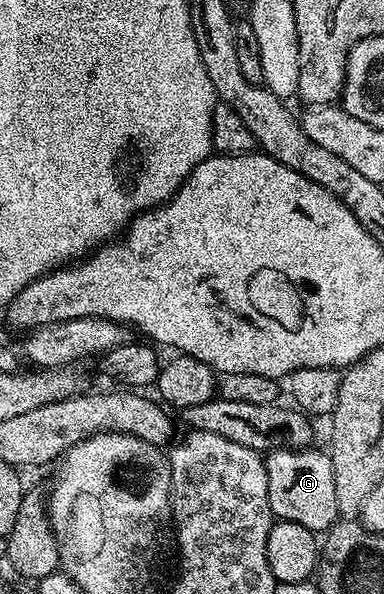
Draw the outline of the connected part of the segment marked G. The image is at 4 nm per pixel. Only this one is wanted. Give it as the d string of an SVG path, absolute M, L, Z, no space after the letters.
M316 446L278 448L275 452L267 453L264 465L270 510L276 520L298 522L298 526L306 526L306 530L324 534L341 519L338 498L334 494L332 458L327 451L319 452Z

